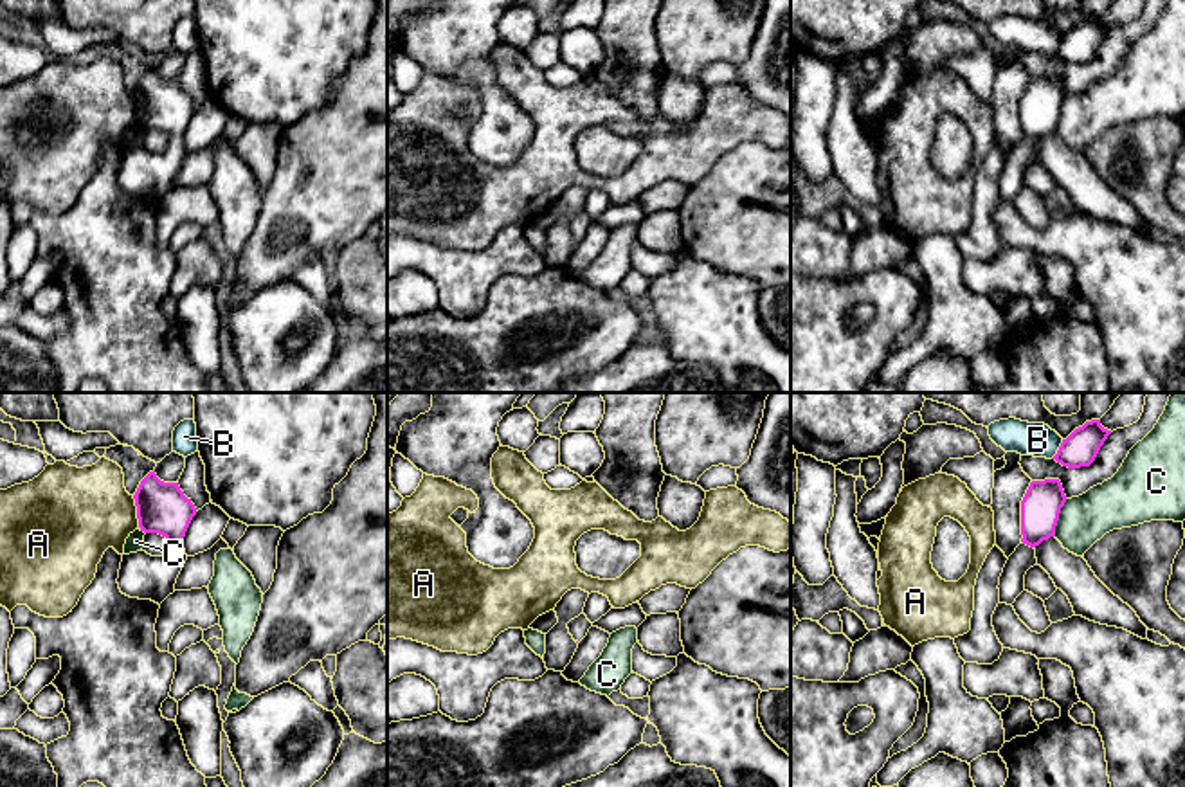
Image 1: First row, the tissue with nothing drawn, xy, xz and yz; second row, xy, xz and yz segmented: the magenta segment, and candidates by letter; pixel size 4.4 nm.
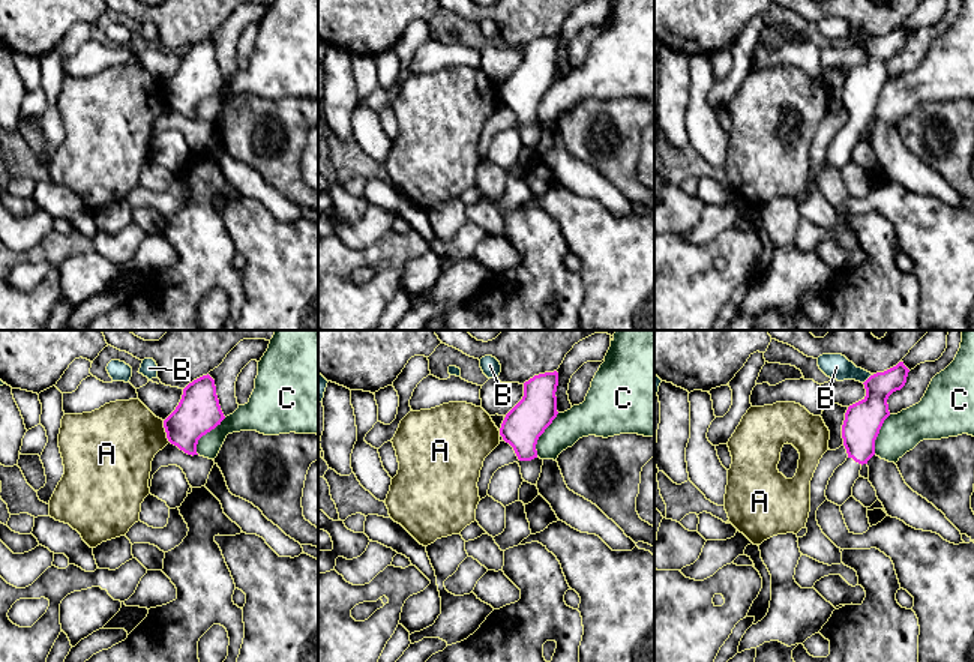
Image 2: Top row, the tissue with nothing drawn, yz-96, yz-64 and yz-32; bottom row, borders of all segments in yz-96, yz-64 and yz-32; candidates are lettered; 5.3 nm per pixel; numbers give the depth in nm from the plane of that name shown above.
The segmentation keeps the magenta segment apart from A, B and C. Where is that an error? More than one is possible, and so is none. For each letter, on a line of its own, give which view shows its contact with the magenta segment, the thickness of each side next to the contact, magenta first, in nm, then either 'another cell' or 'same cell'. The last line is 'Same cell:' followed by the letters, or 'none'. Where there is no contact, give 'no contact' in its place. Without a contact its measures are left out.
A: meets magenta in xy; 220 nm thick on the magenta side, 400 nm on the other; another cell
B: meets magenta in yz; 160 nm thick on the magenta side, 150 nm on the other; another cell
C: meets magenta in yz; 180 nm thick on the magenta side, 220 nm on the other; another cell
Same cell: none

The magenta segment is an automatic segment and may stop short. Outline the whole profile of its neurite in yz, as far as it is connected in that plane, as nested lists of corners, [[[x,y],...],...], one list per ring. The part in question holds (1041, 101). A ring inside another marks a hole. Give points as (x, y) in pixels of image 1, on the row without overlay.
[[[1059,76],[1032,77],[1021,97],[1021,140],[1009,153],[1000,173],[1000,200],[1012,202],[1025,187],[1025,171],[1037,162],[1036,142],[1055,133],[1066,92]]]

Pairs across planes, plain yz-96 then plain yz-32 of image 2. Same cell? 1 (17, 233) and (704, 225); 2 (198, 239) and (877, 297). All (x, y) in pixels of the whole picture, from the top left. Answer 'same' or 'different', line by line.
1: same
2: same

